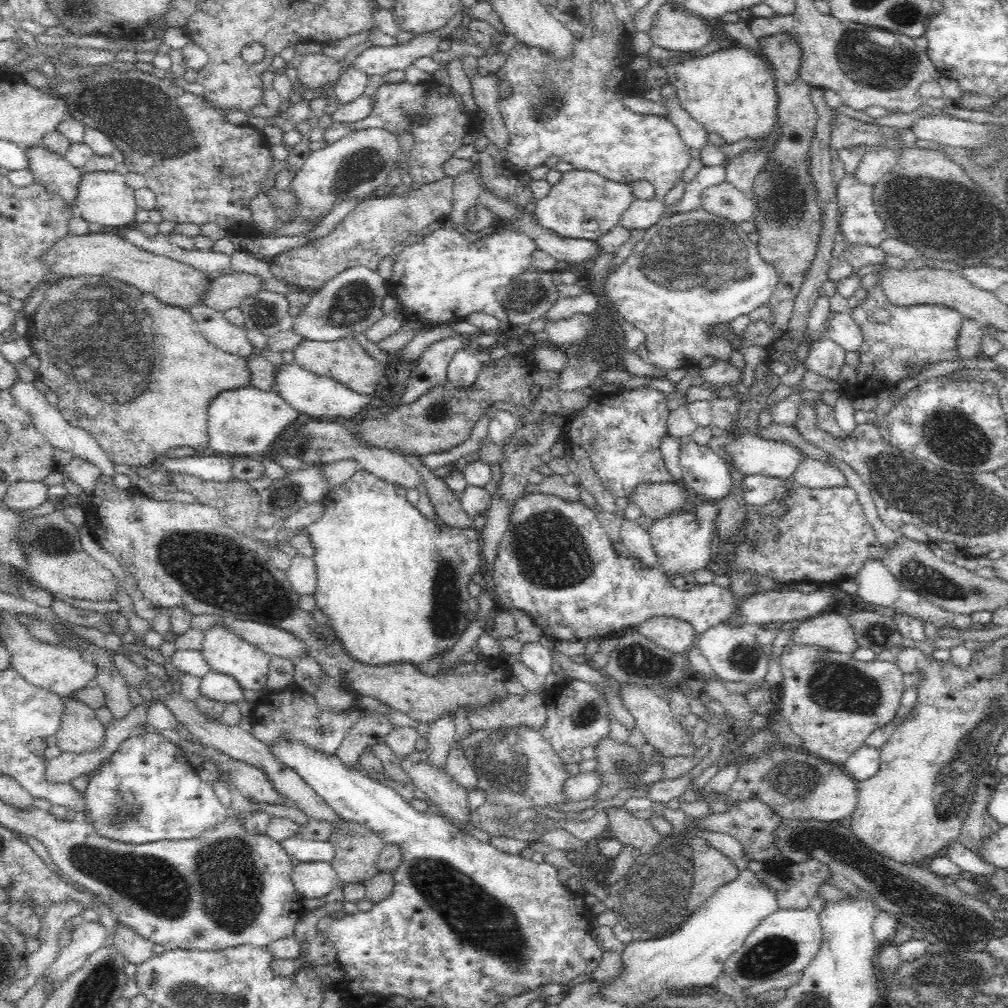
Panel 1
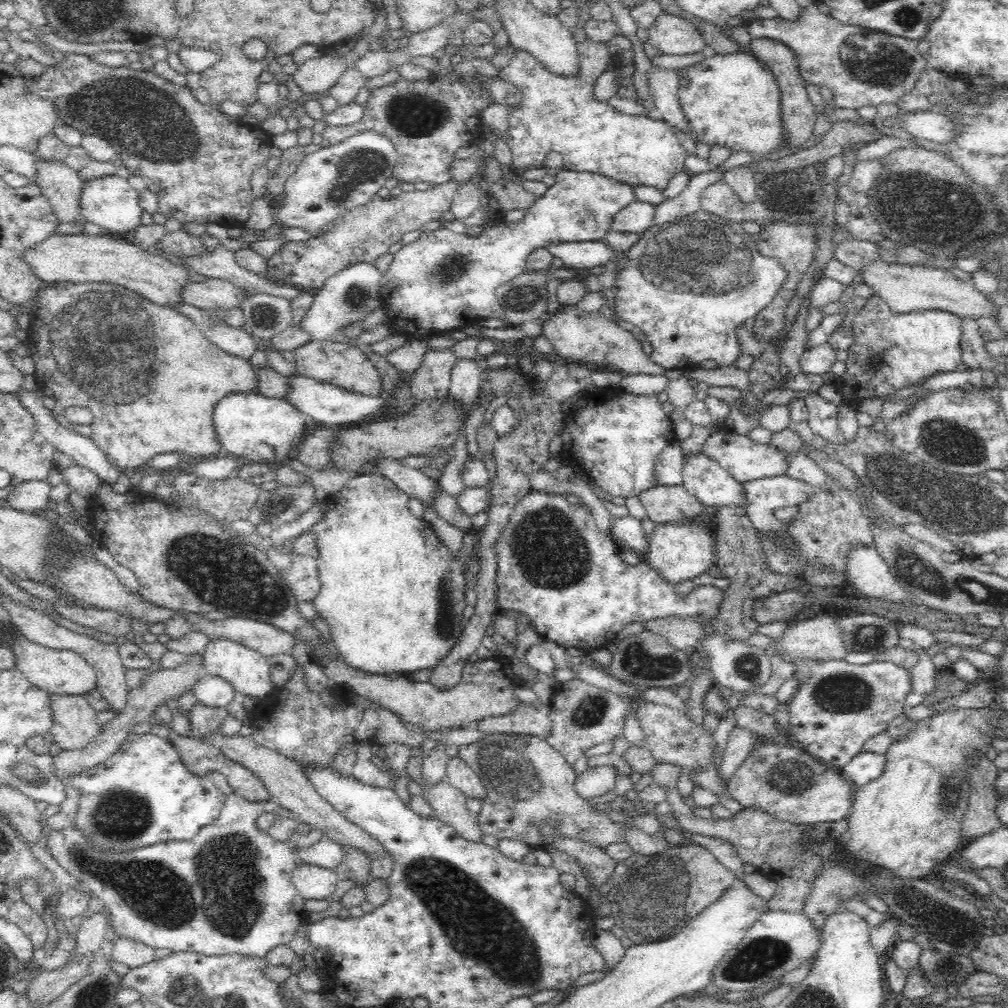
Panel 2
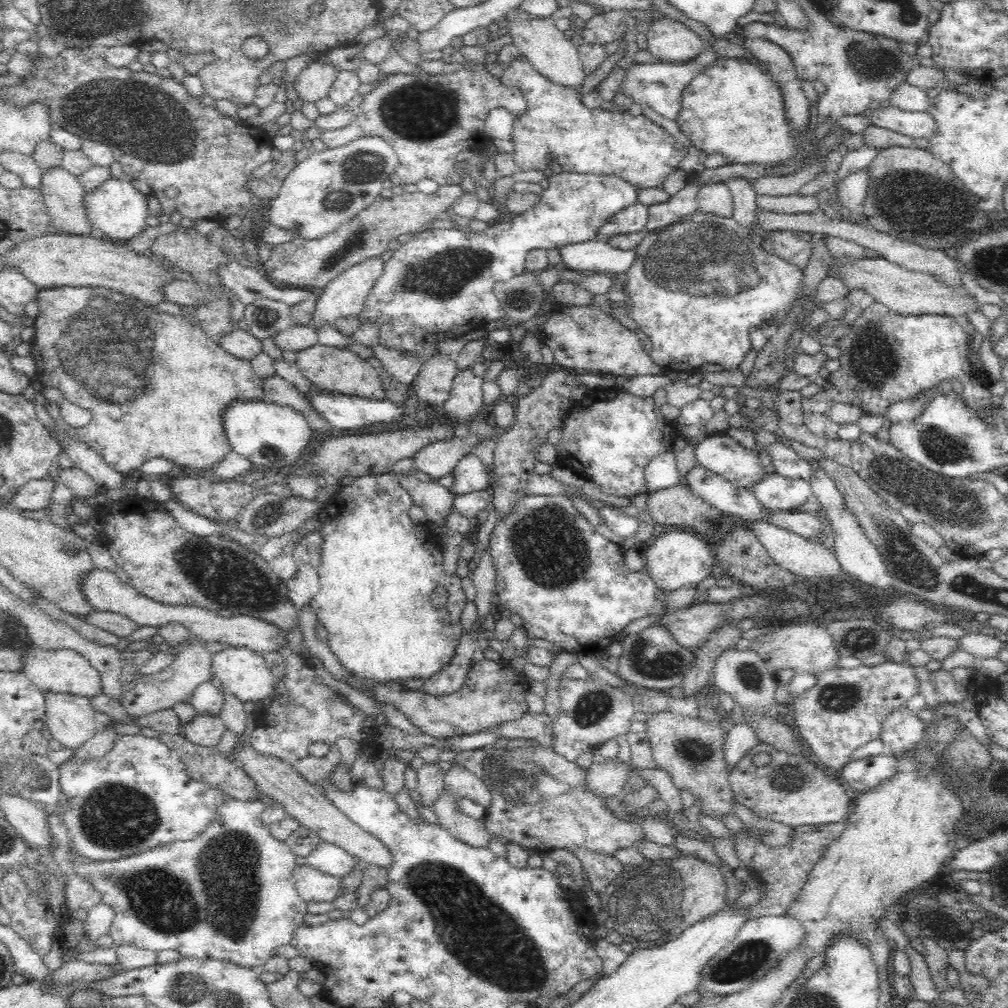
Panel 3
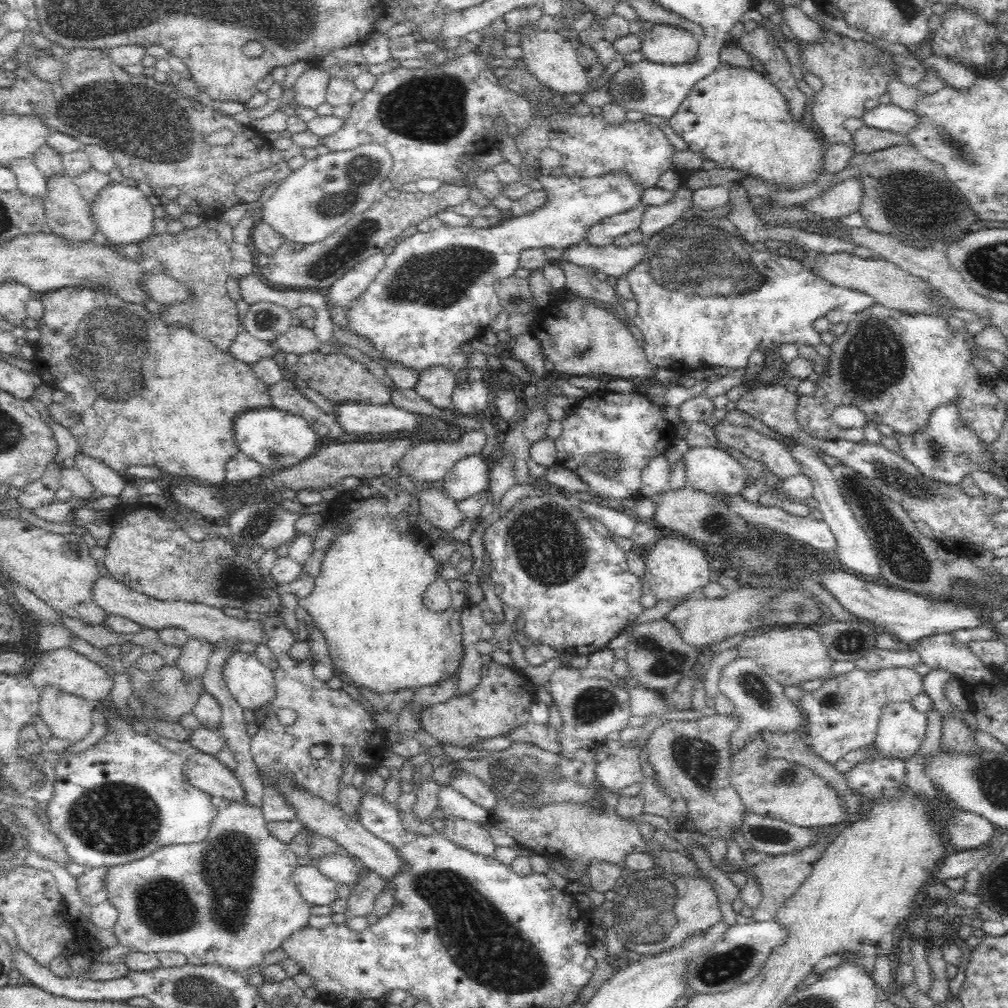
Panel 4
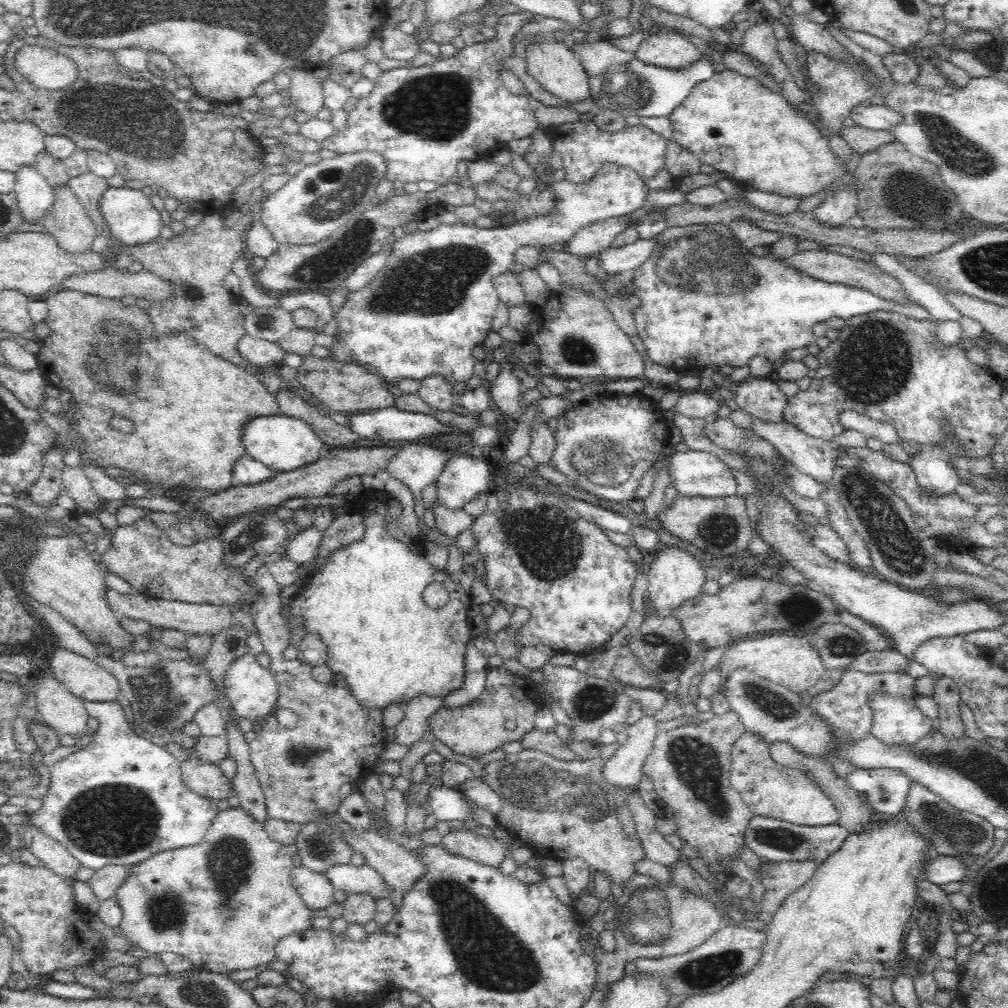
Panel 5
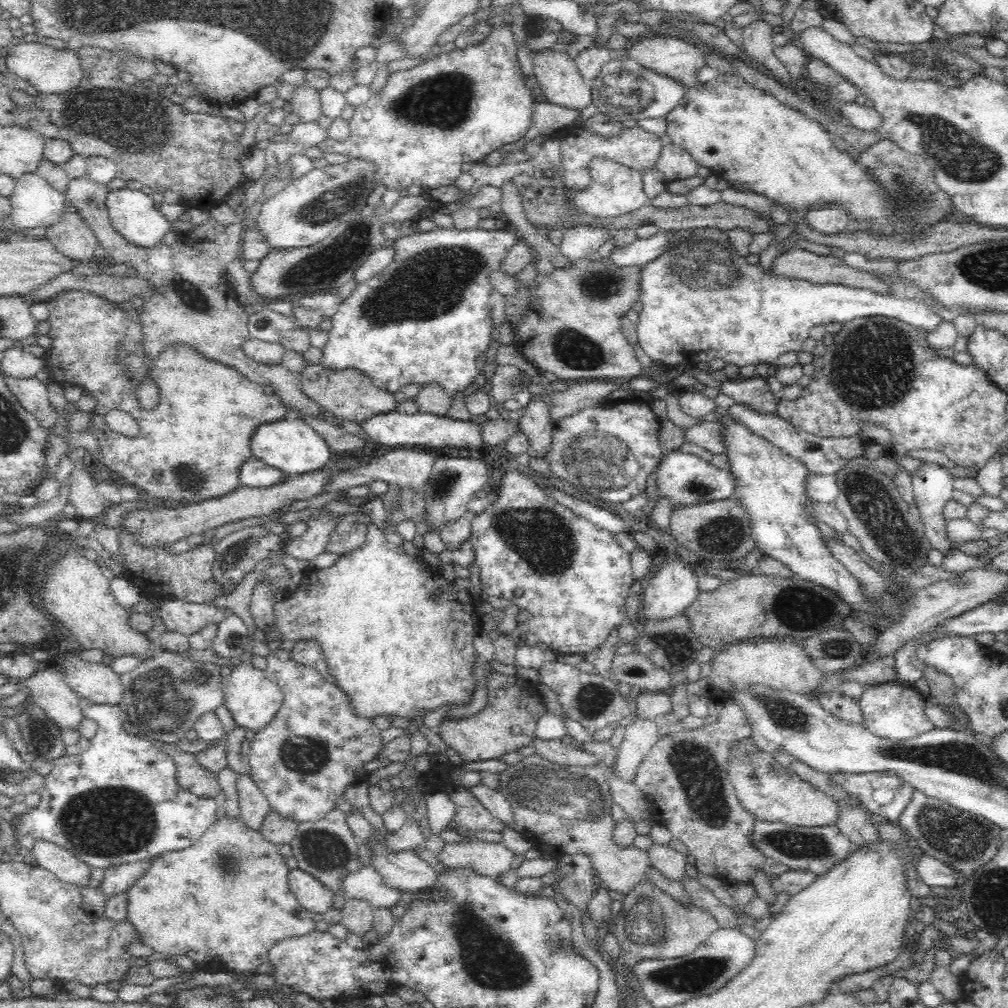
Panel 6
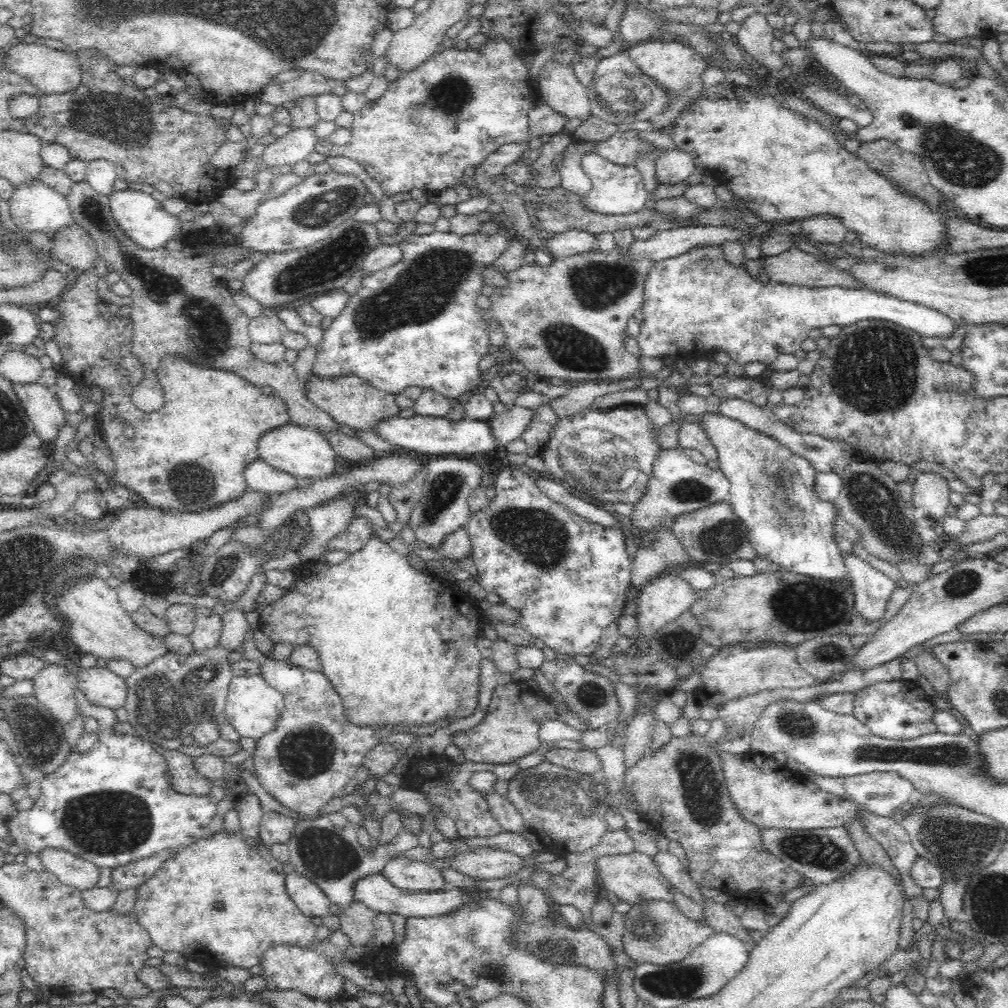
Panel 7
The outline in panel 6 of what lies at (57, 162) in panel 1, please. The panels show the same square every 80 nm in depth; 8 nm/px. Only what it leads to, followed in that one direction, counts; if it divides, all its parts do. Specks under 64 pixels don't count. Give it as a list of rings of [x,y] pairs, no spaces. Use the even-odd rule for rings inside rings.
[[[65,198],[63,204],[64,214],[60,214],[58,222],[45,227],[46,237],[62,255],[78,263],[88,263],[95,258],[98,239],[73,203]]]

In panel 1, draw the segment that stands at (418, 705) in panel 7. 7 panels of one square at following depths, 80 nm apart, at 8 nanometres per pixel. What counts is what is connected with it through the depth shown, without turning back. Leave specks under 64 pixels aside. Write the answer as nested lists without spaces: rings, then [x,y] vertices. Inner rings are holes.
[[[359,468],[344,483],[338,484],[329,490],[327,498],[324,500],[324,510],[322,510],[319,518],[310,522],[308,526],[304,526],[301,532],[308,534],[314,547],[312,560],[317,574],[316,606],[328,616],[328,619],[330,619],[328,624],[334,629],[334,633],[340,639],[342,647],[356,661],[376,666],[393,663],[420,665],[421,663],[426,663],[437,653],[452,649],[469,626],[470,623],[466,619],[466,615],[470,611],[468,600],[471,598],[468,586],[474,575],[484,573],[480,532],[476,531],[474,526],[467,529],[459,529],[447,526],[445,523],[442,524],[442,521],[440,522],[436,518],[427,518],[420,513],[416,505],[412,505],[406,499],[406,488],[403,486],[378,478],[370,474],[370,471]]]

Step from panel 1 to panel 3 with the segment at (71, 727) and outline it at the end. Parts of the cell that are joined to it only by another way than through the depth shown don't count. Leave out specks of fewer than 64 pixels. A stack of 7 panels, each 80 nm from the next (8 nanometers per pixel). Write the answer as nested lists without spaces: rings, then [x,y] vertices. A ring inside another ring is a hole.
[[[45,692],[46,726],[63,748],[78,749],[97,734],[96,711],[86,696]]]

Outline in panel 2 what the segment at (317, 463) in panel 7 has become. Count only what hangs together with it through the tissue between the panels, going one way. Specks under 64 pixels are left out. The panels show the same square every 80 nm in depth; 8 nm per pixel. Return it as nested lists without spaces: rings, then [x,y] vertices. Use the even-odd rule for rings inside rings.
[[[258,391],[232,392],[212,410],[212,430],[224,454],[269,466],[286,464],[288,452],[302,440],[309,420],[286,400],[266,397]]]

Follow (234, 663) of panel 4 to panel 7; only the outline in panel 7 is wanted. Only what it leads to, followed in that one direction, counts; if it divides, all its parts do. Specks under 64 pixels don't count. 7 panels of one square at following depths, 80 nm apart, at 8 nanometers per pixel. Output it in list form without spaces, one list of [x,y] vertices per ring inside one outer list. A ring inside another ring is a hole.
[[[262,674],[236,675],[229,684],[225,714],[229,725],[240,733],[241,738],[253,738],[258,741],[264,734],[270,733],[275,728],[284,706],[283,694],[264,681]]]

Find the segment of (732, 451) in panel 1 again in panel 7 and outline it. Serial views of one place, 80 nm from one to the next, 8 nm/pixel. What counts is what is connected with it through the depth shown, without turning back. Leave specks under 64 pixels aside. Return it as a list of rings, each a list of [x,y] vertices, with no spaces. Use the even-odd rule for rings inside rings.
[[[661,450],[654,461],[647,490],[634,504],[635,509],[630,519],[636,529],[631,534],[638,534],[645,530],[648,533],[656,532],[660,526],[671,528],[676,516],[715,502],[726,501],[729,492],[730,481],[720,469],[715,470],[704,463],[696,462],[679,450]]]

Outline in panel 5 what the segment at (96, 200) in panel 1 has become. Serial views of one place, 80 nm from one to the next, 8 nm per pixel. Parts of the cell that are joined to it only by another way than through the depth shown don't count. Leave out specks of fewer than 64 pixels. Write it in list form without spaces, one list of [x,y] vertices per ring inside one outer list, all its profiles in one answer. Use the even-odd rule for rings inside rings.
[[[109,188],[102,194],[100,198],[100,215],[106,221],[106,229],[112,235],[114,241],[120,241],[123,246],[134,247],[152,242],[158,238],[160,234],[160,212],[152,206],[149,198],[146,197],[141,190],[132,188]]]

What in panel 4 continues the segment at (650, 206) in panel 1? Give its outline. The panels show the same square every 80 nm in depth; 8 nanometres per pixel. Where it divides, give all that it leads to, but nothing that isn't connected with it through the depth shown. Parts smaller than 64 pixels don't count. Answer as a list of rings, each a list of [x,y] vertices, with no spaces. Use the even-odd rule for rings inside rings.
[[[639,203],[630,210],[603,218],[598,224],[592,226],[583,241],[594,244],[596,247],[605,246],[605,244],[610,244],[617,236],[639,229],[645,208],[646,206]]]

